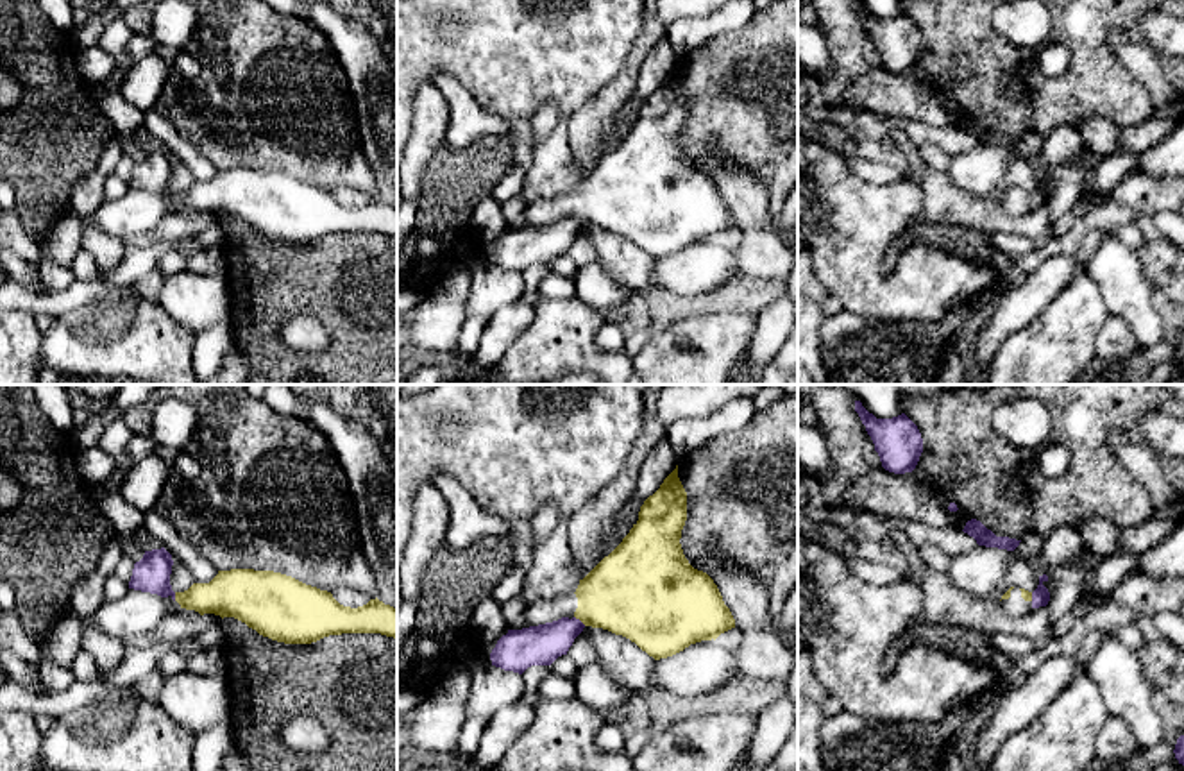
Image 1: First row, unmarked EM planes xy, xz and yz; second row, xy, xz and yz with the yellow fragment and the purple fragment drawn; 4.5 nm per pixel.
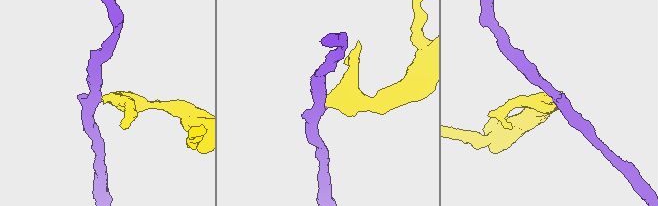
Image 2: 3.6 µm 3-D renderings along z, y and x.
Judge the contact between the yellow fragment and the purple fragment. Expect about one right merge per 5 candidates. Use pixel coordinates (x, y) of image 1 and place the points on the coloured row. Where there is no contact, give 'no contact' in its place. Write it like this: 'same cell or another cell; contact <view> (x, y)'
another cell; contact xz (580, 619)

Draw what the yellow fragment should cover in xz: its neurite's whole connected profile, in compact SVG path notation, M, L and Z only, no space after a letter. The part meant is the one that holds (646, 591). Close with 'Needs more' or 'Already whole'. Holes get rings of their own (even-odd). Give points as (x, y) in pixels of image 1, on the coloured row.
M676 465L660 488L644 501L639 521L622 542L579 580L574 592L526 603L524 628L576 617L585 626L630 639L655 660L672 657L701 640L715 640L735 628L735 619L714 580L694 569L683 555L680 538L685 521L687 492Z. Needs more

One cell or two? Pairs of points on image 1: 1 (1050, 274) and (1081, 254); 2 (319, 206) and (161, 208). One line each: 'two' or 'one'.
1: two
2: one

